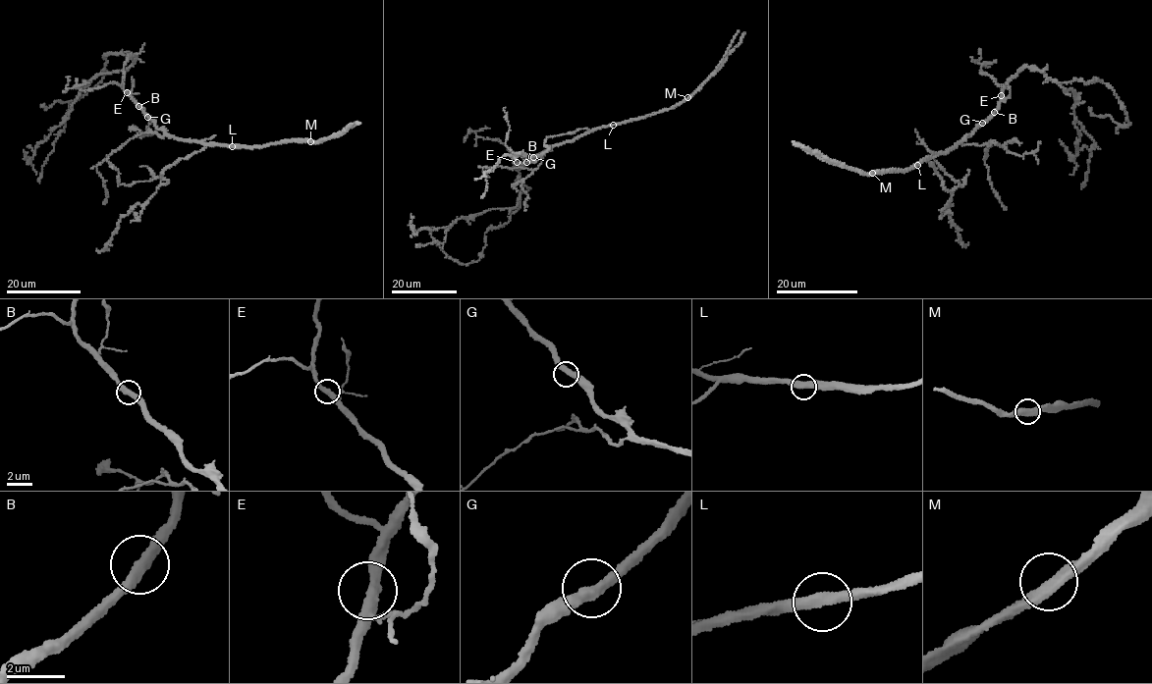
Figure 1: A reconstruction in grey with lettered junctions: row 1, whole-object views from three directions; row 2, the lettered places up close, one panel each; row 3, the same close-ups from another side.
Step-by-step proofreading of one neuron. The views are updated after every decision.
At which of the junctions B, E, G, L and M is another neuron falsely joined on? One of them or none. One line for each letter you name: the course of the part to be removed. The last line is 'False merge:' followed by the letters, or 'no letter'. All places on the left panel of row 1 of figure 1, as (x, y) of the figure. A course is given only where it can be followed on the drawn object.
False merge: no letter

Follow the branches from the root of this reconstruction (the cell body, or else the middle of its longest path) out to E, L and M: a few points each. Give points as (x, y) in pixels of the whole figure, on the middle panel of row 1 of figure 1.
E: (535, 158), (517, 162)
L: (535, 158), (555, 146), (613, 125)
M: (535, 158), (553, 146), (573, 141), (598, 129), (656, 114), (687, 98)

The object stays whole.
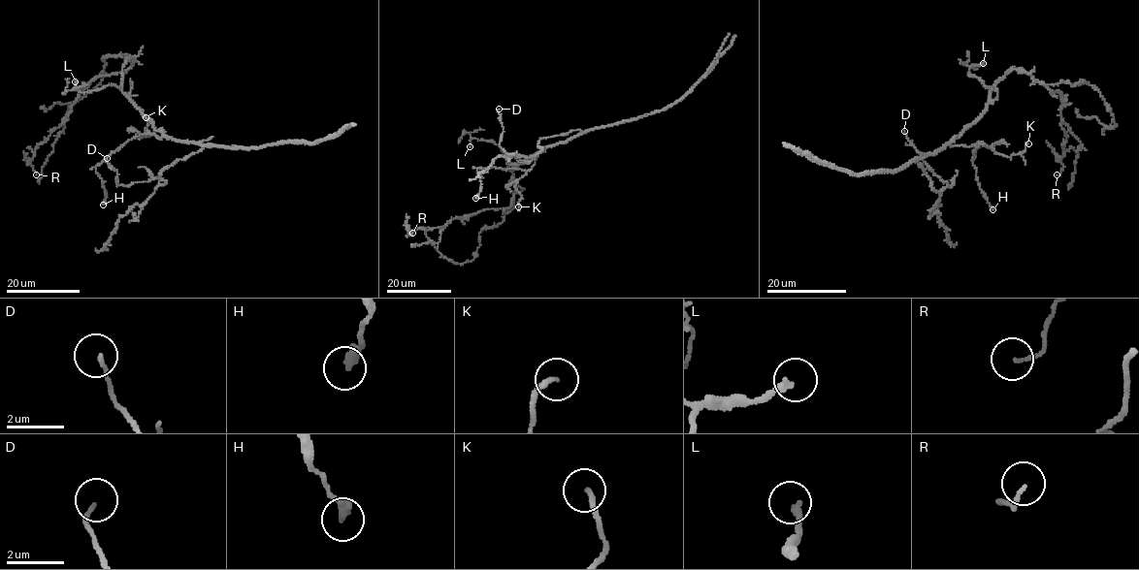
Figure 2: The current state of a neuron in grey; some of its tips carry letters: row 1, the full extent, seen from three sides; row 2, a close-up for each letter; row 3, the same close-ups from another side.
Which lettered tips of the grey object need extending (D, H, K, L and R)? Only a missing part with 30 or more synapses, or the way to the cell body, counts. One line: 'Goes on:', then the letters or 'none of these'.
Goes on: none of these

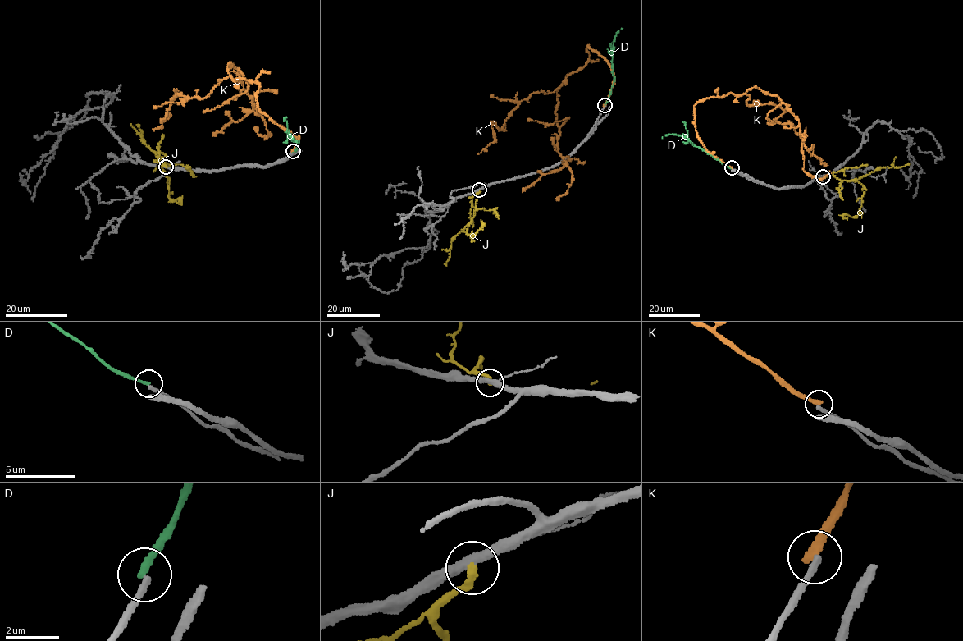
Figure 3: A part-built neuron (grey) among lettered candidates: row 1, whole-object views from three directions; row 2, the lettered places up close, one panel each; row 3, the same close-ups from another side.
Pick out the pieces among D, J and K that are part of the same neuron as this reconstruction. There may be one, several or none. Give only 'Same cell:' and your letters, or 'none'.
Same cell: none

